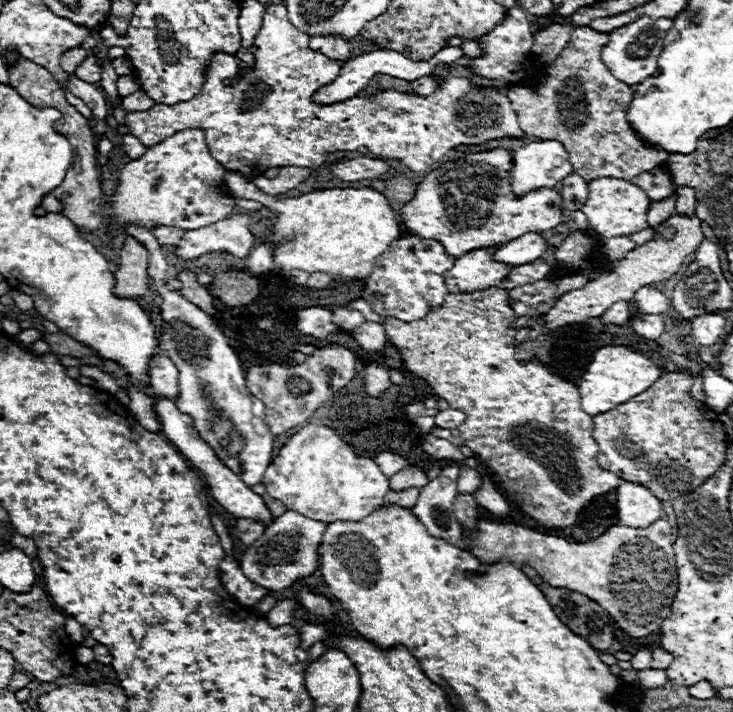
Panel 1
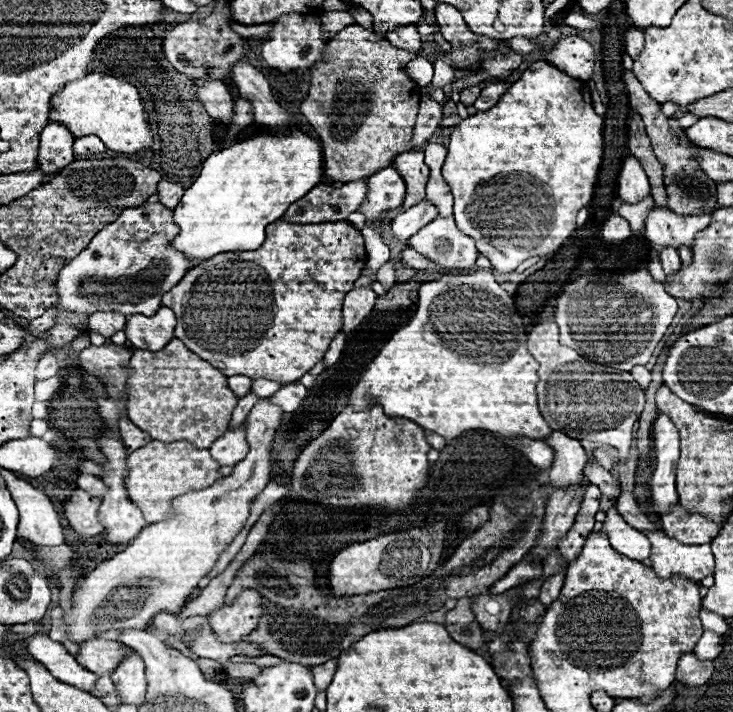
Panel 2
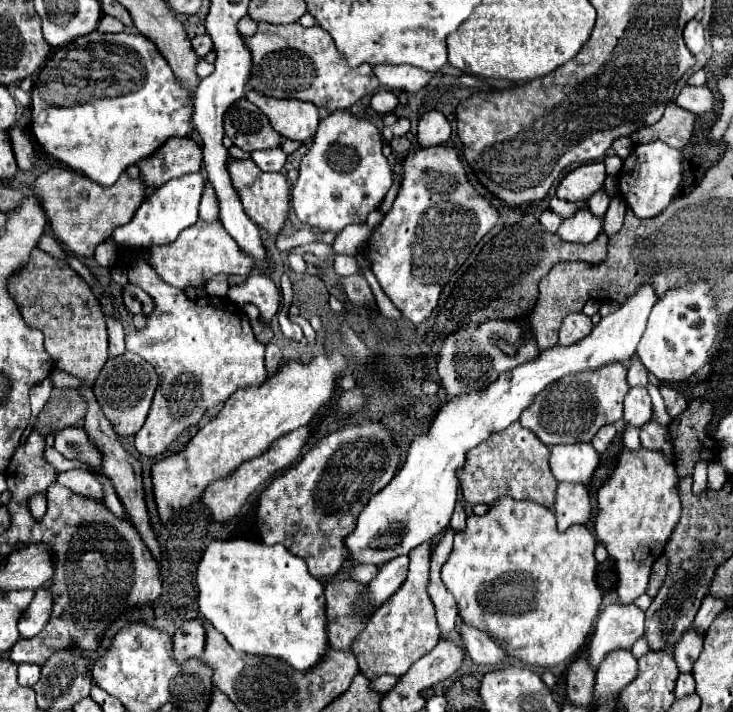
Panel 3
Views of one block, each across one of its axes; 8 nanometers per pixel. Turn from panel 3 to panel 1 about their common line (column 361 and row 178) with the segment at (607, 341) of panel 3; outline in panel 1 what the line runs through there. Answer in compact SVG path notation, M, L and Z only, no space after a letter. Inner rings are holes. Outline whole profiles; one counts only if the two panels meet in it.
M558 140L530 142L514 150L514 192L528 192L540 186L556 186L568 174L572 174L572 164L568 162L568 152Z

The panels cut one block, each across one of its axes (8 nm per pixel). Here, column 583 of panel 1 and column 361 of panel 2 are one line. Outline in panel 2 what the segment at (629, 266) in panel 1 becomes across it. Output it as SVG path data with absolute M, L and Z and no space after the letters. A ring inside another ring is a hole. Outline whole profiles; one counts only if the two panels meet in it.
M354 288L342 304L342 332L350 334L374 308L376 294L370 288Z

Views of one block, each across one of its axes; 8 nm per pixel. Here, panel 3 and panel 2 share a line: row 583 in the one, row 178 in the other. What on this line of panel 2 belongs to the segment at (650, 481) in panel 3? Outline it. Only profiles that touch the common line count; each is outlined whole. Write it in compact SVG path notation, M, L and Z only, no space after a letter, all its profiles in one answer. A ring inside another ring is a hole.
M628 156L622 164L618 178L618 198L622 204L638 204L650 196L648 176L644 174L640 162L634 156Z

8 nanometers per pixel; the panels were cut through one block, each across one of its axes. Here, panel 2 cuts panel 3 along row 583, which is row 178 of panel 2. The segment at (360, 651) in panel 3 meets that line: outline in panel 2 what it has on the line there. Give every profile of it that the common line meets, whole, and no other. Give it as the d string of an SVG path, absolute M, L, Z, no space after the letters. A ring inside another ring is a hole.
M404 152L396 158L392 164L404 178L406 182L406 198L404 198L404 208L416 206L418 202L424 200L426 196L426 182L430 176L428 166L424 164L424 154L422 152Z

